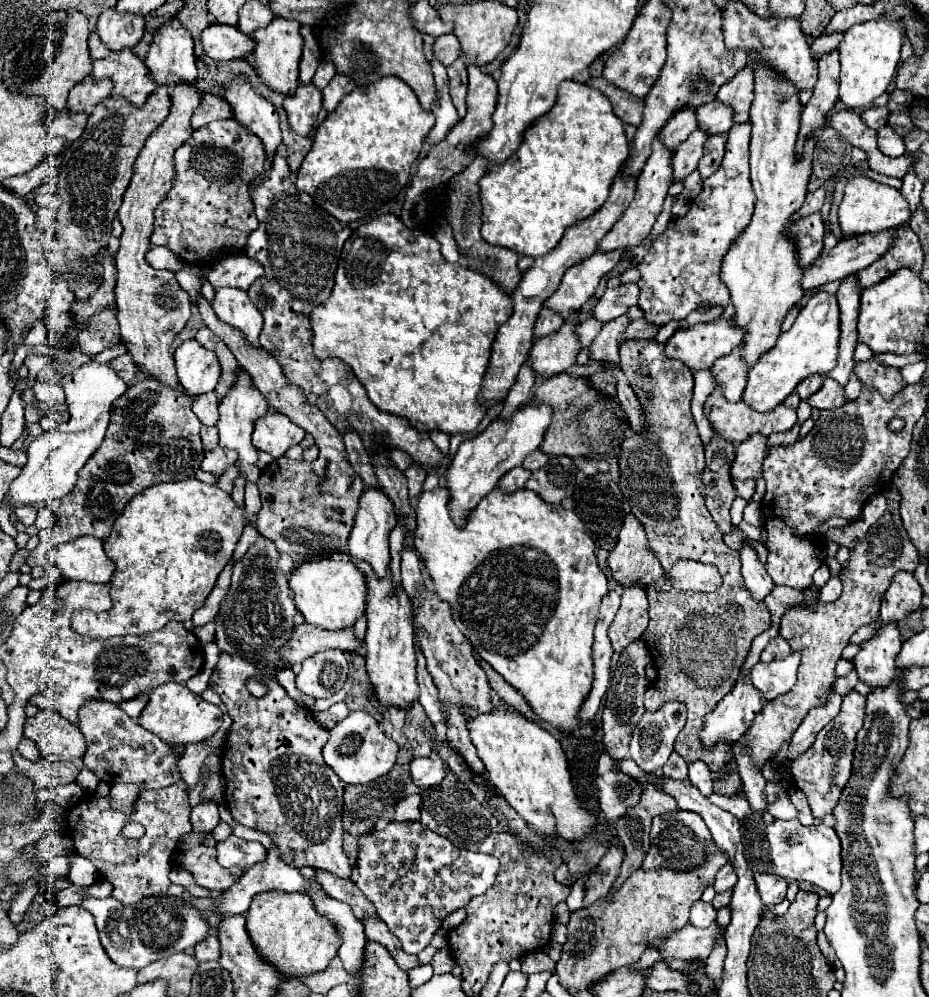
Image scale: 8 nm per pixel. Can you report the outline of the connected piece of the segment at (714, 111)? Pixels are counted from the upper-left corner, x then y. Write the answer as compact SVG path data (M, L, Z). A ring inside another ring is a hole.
M715 99L703 107L697 107L697 123L709 135L729 131L733 125L731 115L733 115L731 107L727 107L725 103L719 103L719 99Z

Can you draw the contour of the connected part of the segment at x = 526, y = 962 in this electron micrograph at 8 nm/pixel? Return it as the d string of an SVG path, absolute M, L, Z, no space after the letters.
M533 951L521 958L521 971L534 974L541 971L554 971L556 963L543 951Z

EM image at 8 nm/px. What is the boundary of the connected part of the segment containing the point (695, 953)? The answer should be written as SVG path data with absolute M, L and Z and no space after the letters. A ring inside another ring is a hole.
M713 923L707 929L685 925L671 933L665 941L653 941L651 947L659 947L663 951L663 959L707 959L717 943L717 937L723 935L725 929L719 923Z

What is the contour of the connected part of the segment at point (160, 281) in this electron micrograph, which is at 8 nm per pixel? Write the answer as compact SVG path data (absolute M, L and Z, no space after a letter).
M177 83L171 91L171 111L169 117L159 125L159 129L147 139L135 161L135 175L125 191L123 205L117 213L123 235L121 247L117 251L117 321L121 325L121 339L125 341L135 363L157 377L161 383L177 387L175 361L169 351L173 337L185 327L191 317L191 299L185 289L181 289L175 279L175 271L153 269L145 255L151 249L151 231L155 223L155 207L167 197L175 181L175 149L181 147L193 133L191 115L201 103L201 93L193 83Z

